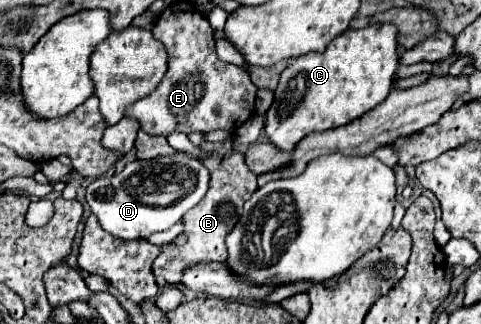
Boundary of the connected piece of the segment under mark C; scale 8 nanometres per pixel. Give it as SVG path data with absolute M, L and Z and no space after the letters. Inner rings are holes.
M370 24L342 32L324 52L296 58L286 66L274 102L266 114L266 134L280 150L290 152L306 134L324 132L372 110L388 96L398 68L398 30L392 24Z

